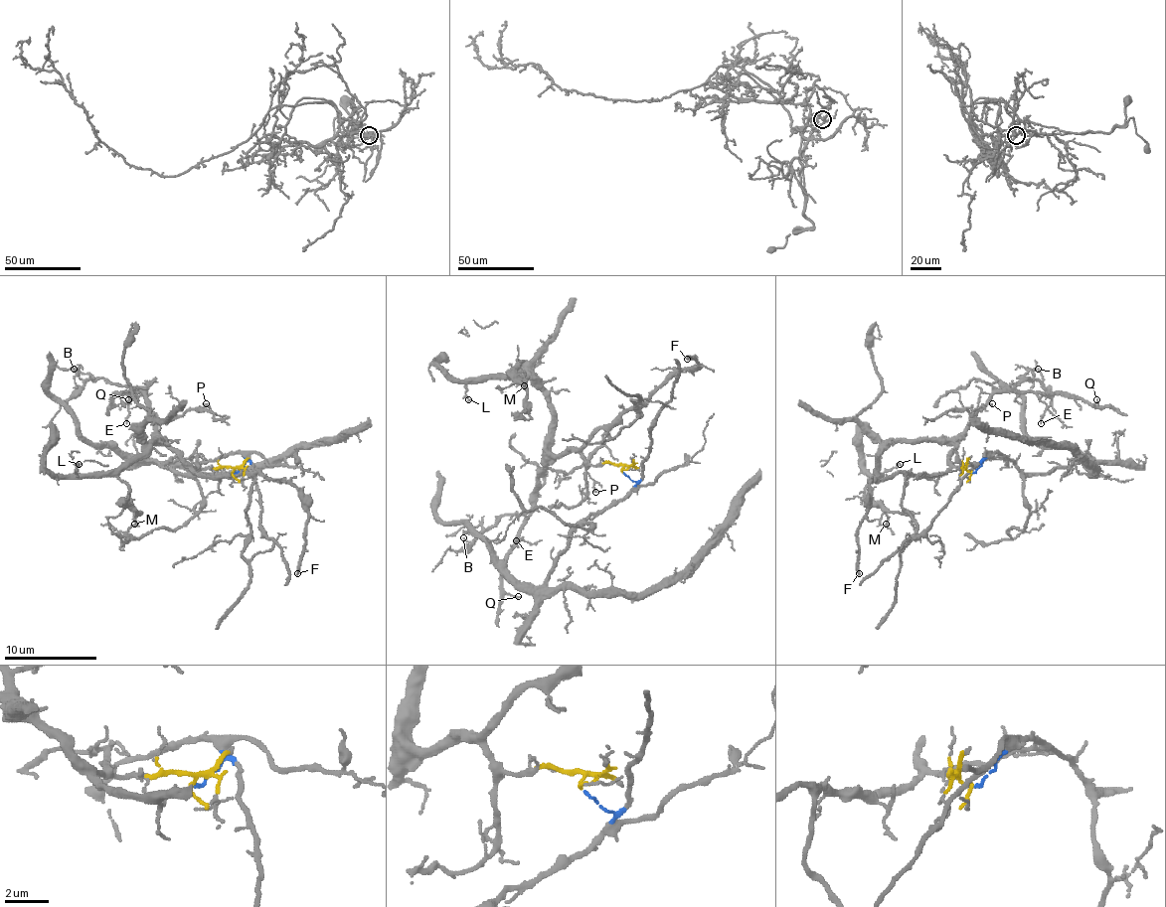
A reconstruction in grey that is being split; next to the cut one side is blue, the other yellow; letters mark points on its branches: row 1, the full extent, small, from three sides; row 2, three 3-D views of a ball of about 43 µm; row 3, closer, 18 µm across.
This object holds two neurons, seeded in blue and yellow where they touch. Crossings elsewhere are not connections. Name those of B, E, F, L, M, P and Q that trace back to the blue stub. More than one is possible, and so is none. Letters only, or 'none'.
none

